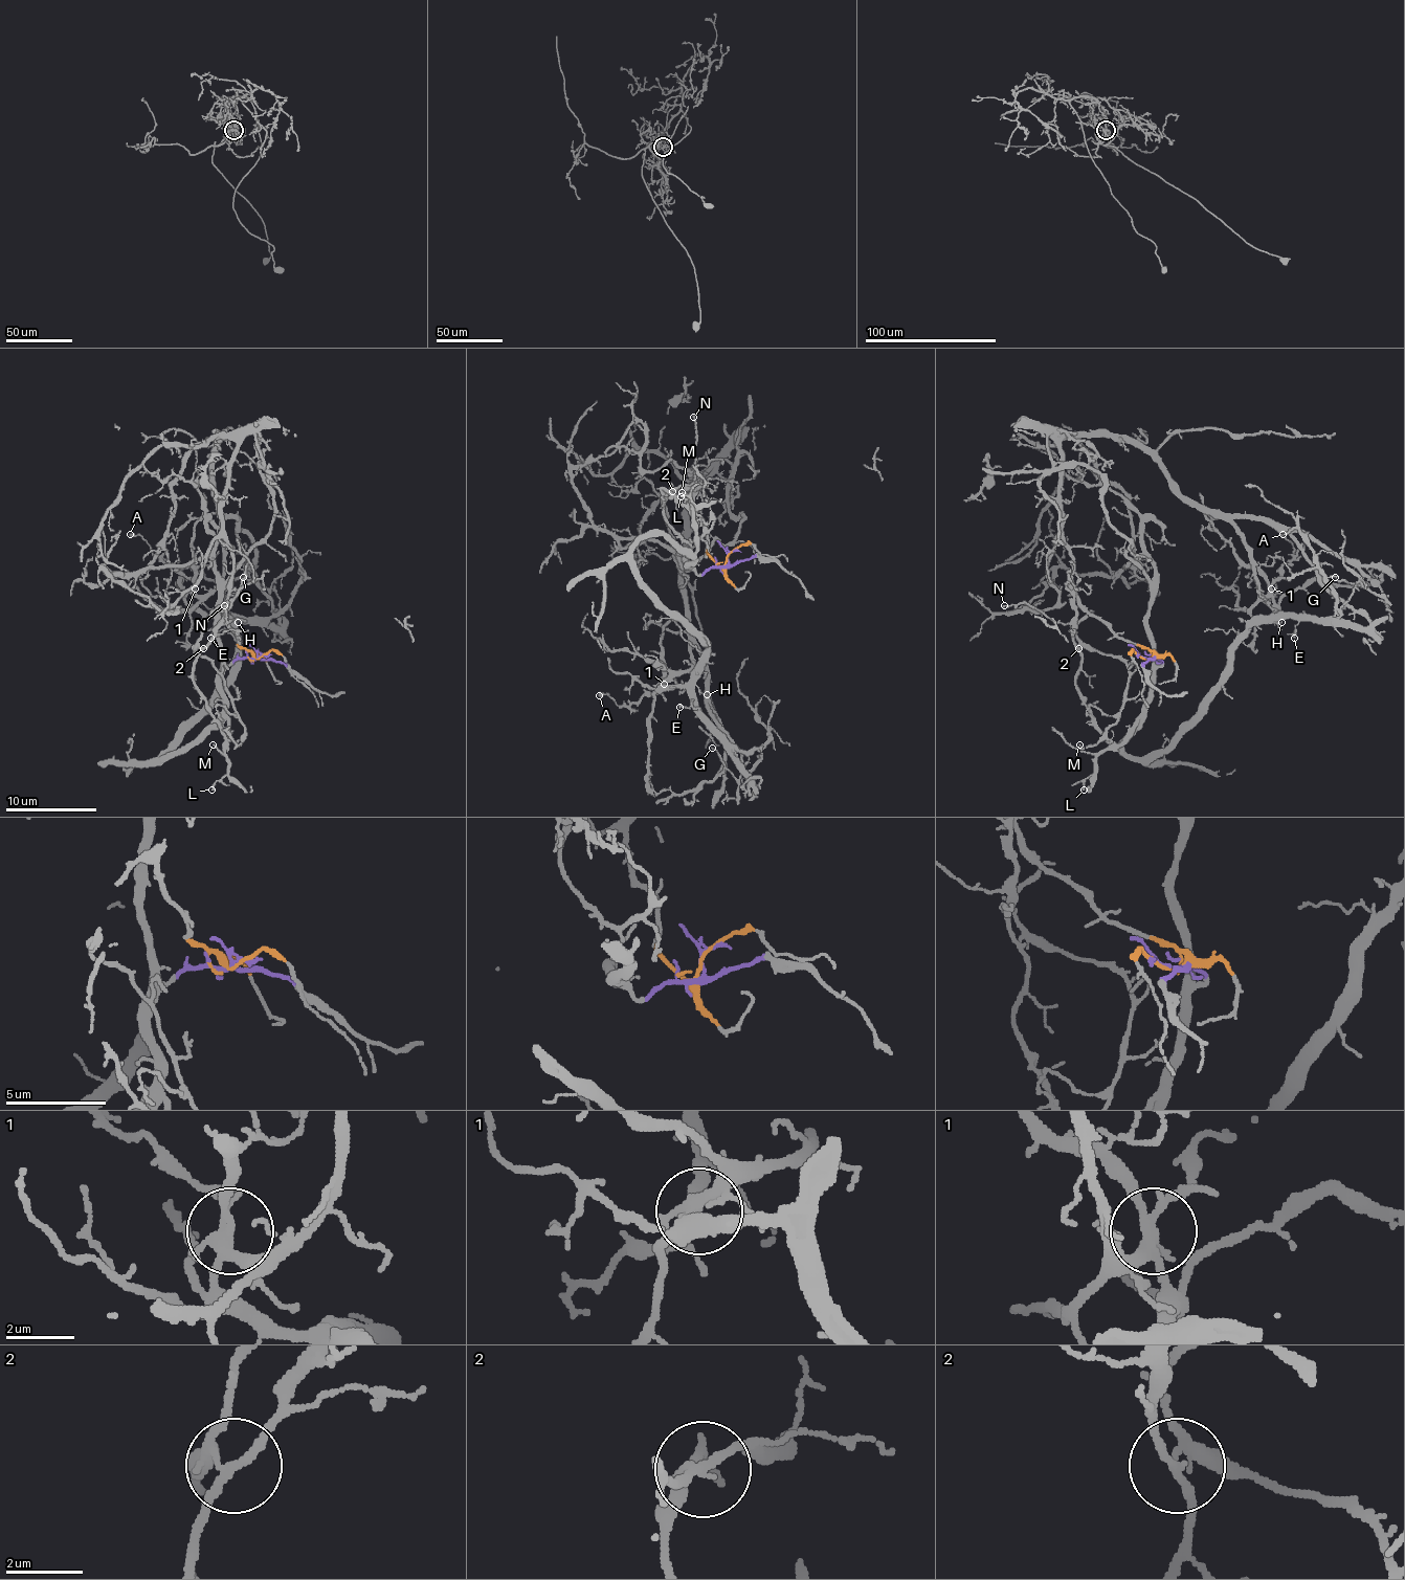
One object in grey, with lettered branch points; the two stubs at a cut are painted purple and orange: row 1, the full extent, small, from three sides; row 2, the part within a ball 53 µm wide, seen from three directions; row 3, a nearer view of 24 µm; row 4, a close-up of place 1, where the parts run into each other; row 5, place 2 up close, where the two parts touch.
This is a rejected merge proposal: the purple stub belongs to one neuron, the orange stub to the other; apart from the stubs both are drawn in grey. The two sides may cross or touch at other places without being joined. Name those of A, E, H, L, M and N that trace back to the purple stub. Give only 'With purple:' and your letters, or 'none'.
With purple: E, H, L, M, N

